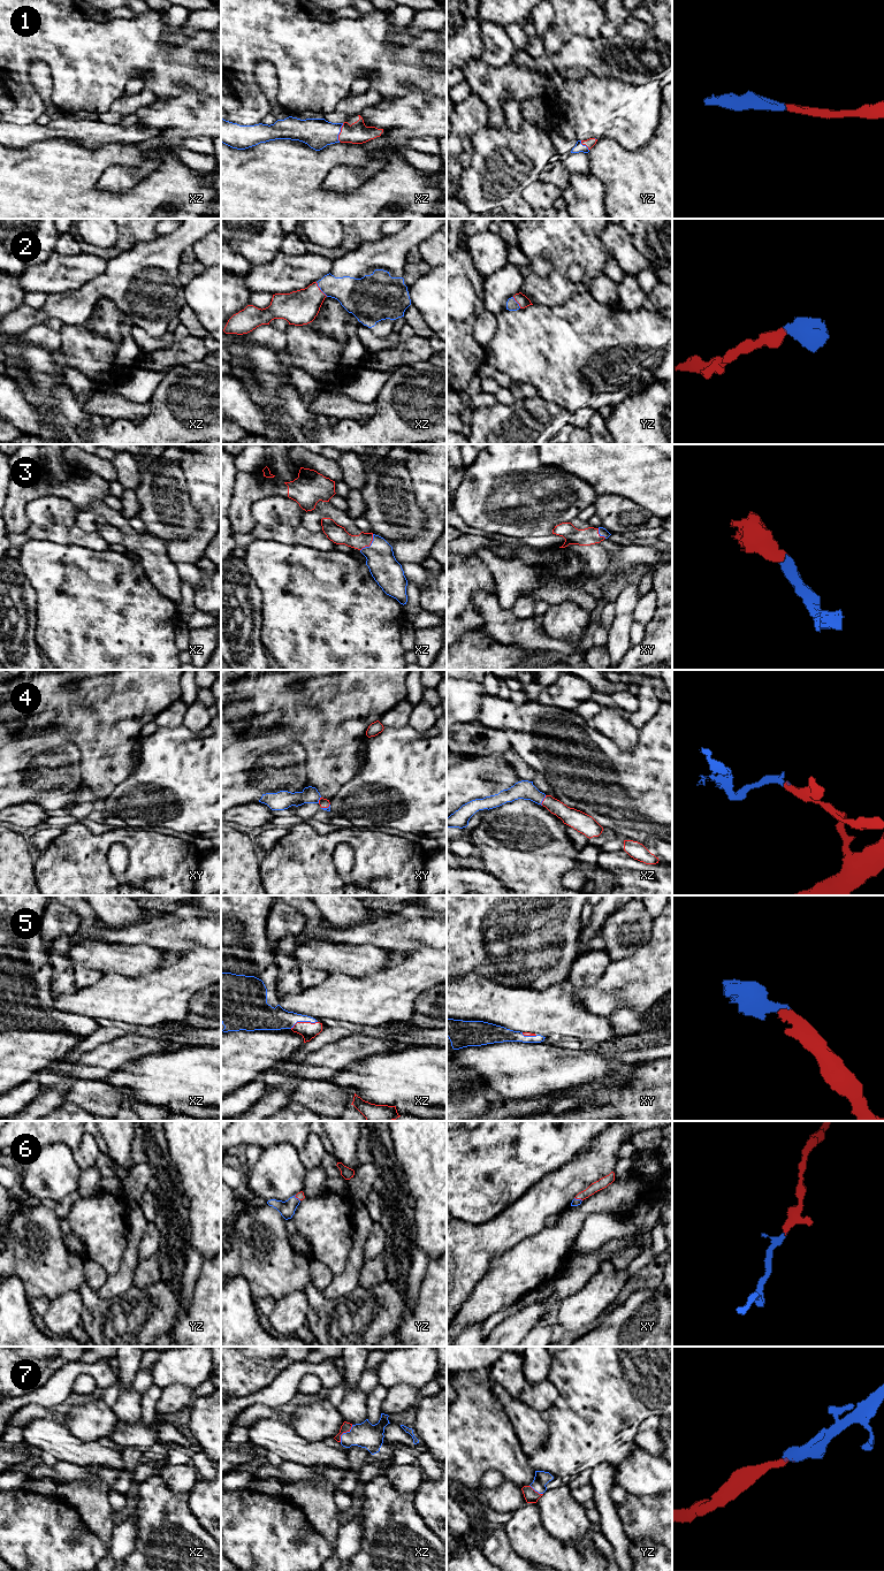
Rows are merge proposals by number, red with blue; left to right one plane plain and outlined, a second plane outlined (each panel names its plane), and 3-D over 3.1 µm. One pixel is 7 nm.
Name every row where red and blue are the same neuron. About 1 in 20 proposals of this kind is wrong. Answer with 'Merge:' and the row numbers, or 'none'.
Merge: 1, 2, 3, 4, 5, 6, 7

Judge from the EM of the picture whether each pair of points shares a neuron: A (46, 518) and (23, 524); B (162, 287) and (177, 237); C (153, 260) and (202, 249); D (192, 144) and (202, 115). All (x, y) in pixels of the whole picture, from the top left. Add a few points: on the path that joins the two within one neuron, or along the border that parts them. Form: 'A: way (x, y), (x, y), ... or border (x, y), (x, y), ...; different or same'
A: border (23, 506), (29, 526), (22, 533); different
B: way (162, 274), (162, 256), (168, 250); same
C: border (208, 233), (191, 245); different
D: border (208, 137), (191, 137), (183, 145); different

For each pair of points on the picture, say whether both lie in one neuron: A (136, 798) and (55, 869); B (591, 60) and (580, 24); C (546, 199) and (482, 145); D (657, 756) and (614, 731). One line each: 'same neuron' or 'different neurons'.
A: different neurons
B: different neurons
C: different neurons
D: different neurons

